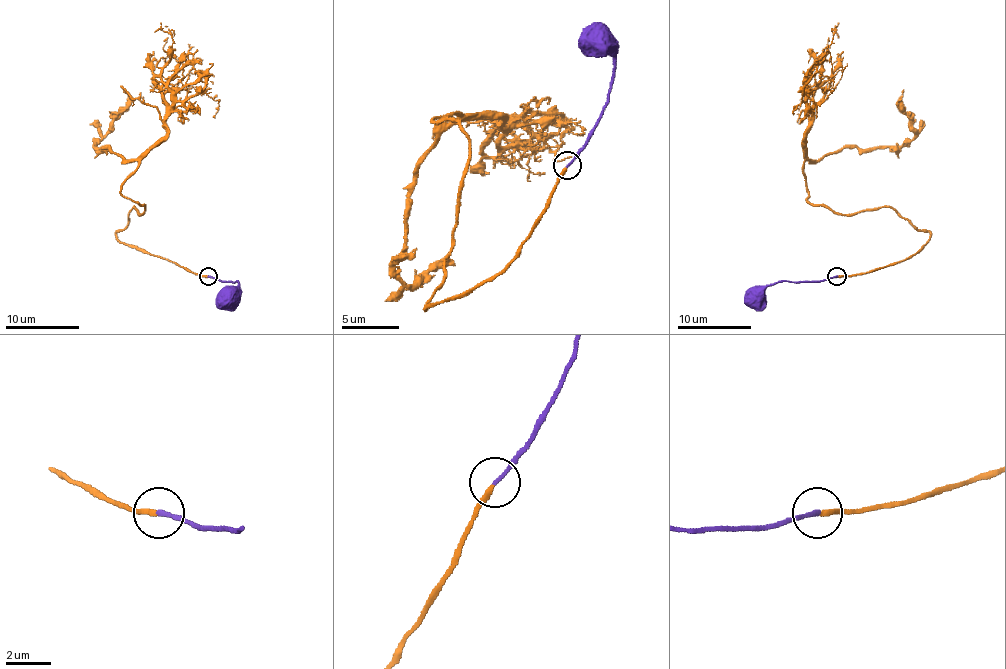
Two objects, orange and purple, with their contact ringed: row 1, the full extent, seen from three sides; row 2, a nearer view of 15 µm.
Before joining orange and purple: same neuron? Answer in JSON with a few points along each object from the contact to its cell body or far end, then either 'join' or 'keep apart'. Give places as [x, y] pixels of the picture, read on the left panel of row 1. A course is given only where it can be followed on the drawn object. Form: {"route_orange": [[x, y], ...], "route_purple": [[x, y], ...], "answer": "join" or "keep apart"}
{"route_orange": [[209, 276], [118, 239], [133, 207], [144, 211], [122, 194], [136, 161], [96, 144], [125, 105], [123, 89]], "route_purple": [[209, 276], [238, 283], [229, 287], [223, 296]], "answer": "keep apart"}

